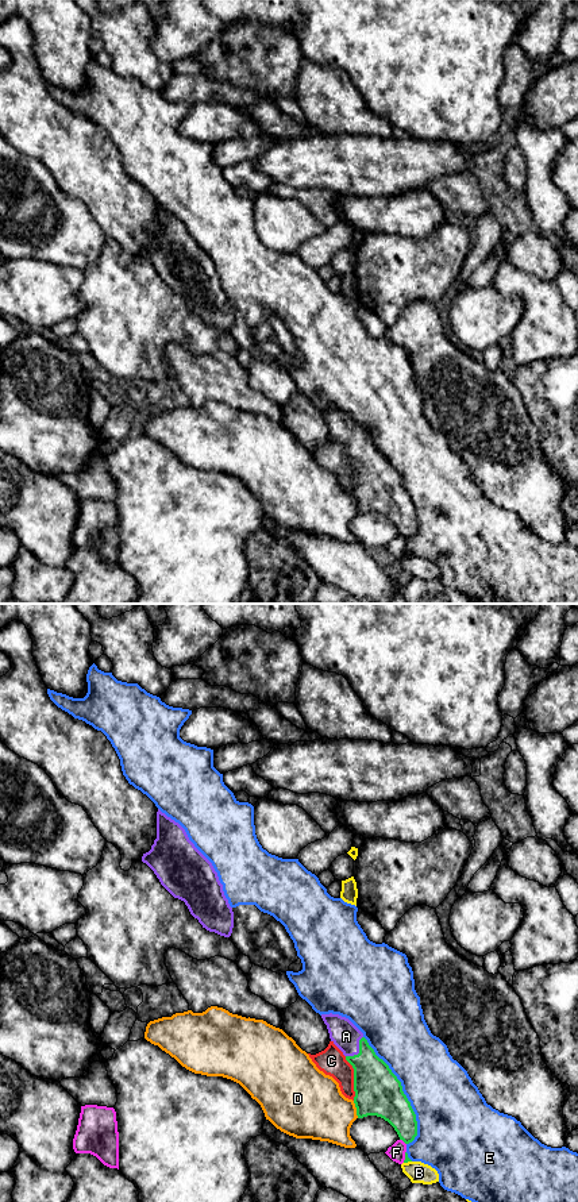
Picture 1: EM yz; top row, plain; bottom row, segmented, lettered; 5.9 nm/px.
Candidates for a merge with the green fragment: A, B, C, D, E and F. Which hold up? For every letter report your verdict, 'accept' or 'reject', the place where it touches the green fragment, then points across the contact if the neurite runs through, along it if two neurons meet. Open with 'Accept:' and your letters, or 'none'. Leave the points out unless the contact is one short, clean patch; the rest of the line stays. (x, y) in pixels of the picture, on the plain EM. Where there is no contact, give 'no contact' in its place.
Accept: A
A: accept; meets green in yz at (359, 446); runs through yz (377, 484), (359, 446), (346, 431)
B: reject; meets green in yz at (407, 557)
C: reject; meets green in yz at (354, 473); border along yz (345, 451), (353, 463), (354, 494)
D: reject; meets green in yz at (357, 504); border along yz (353, 496), (358, 512)
E: reject; meets green in yz at (401, 485)
F: reject; meets green in yz at (403, 535); border along yz (400, 534), (405, 539)

